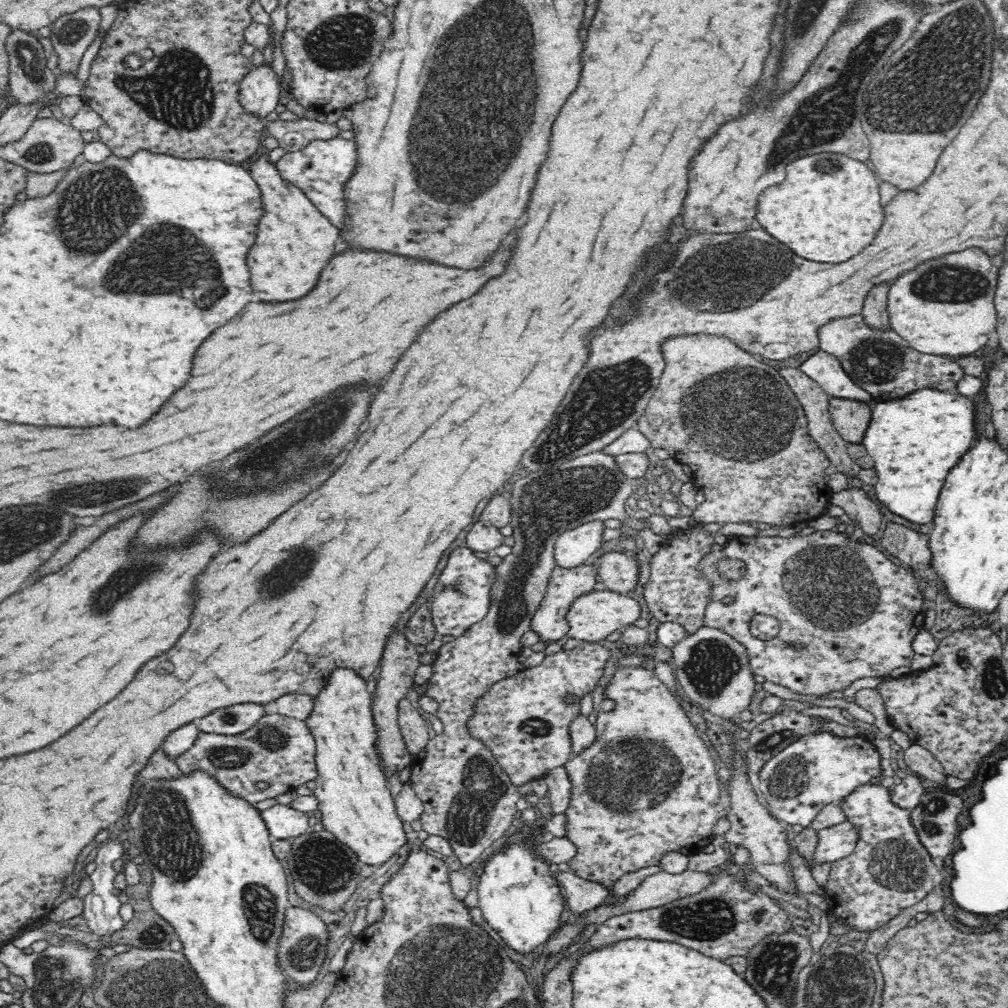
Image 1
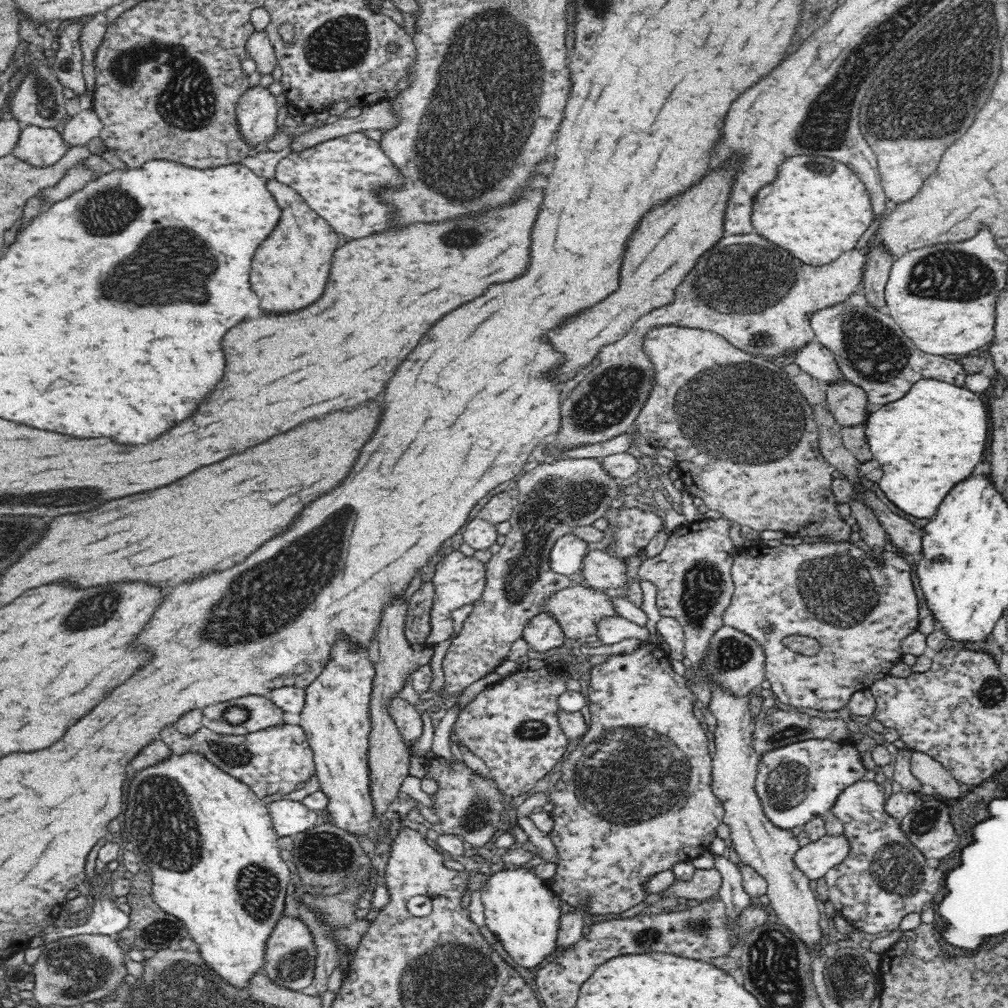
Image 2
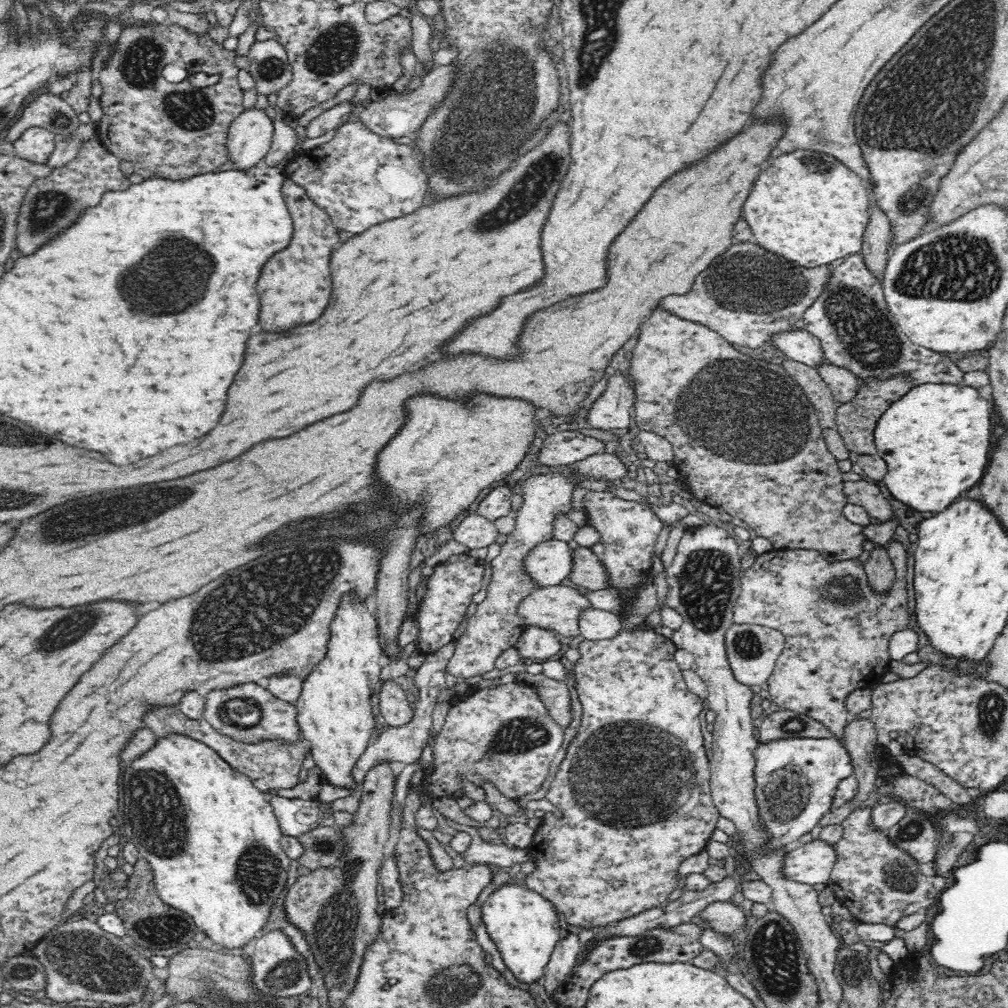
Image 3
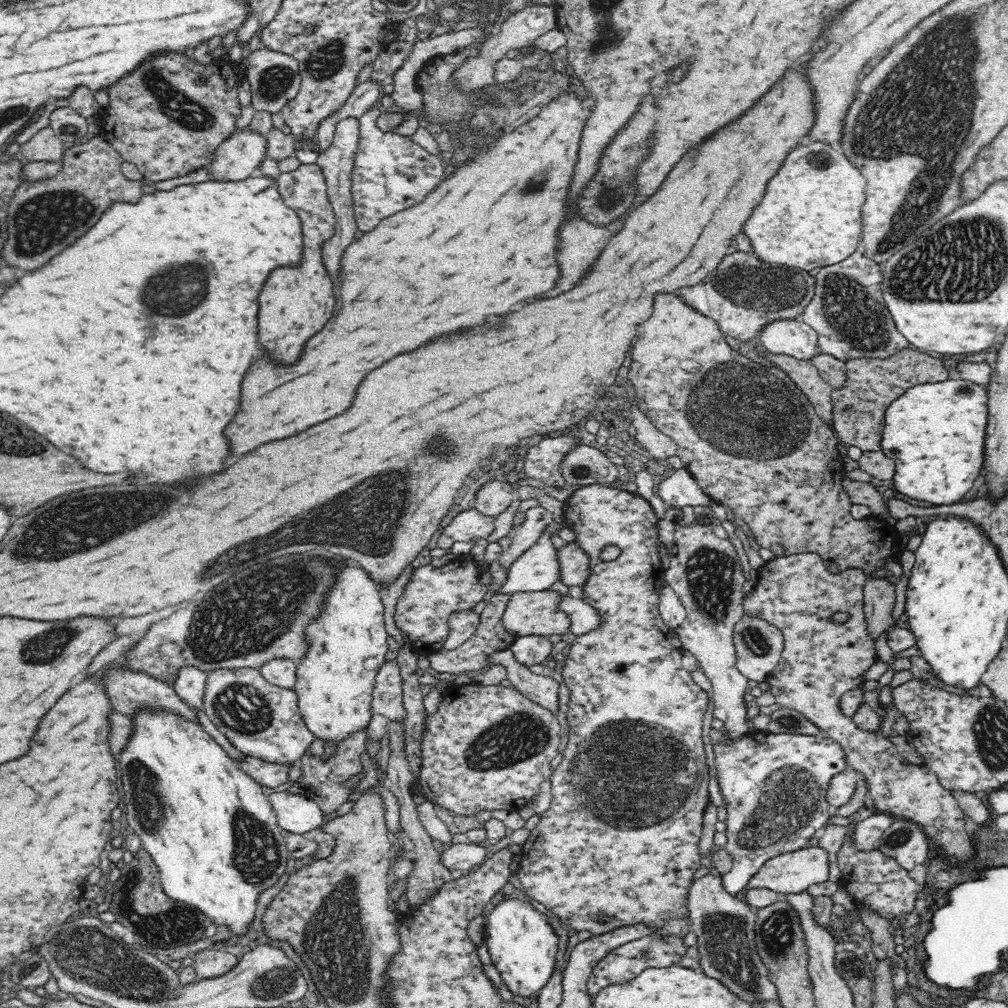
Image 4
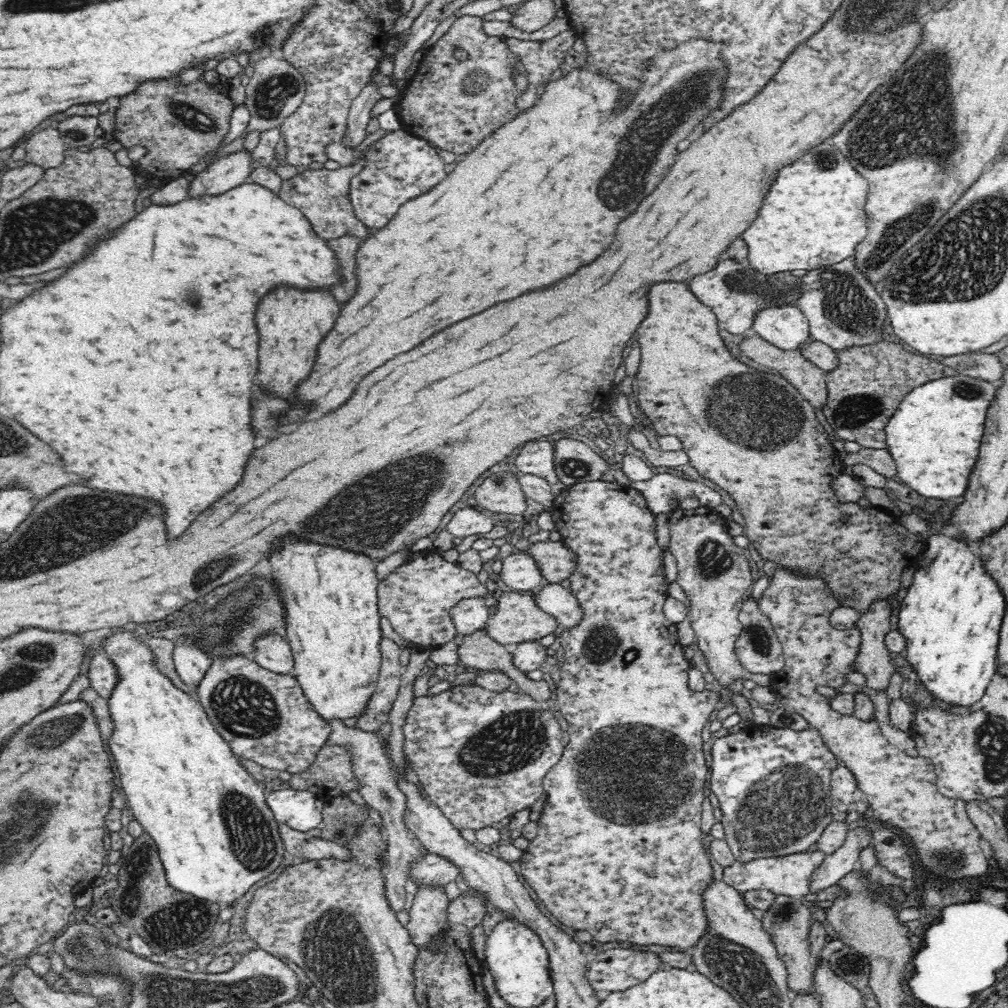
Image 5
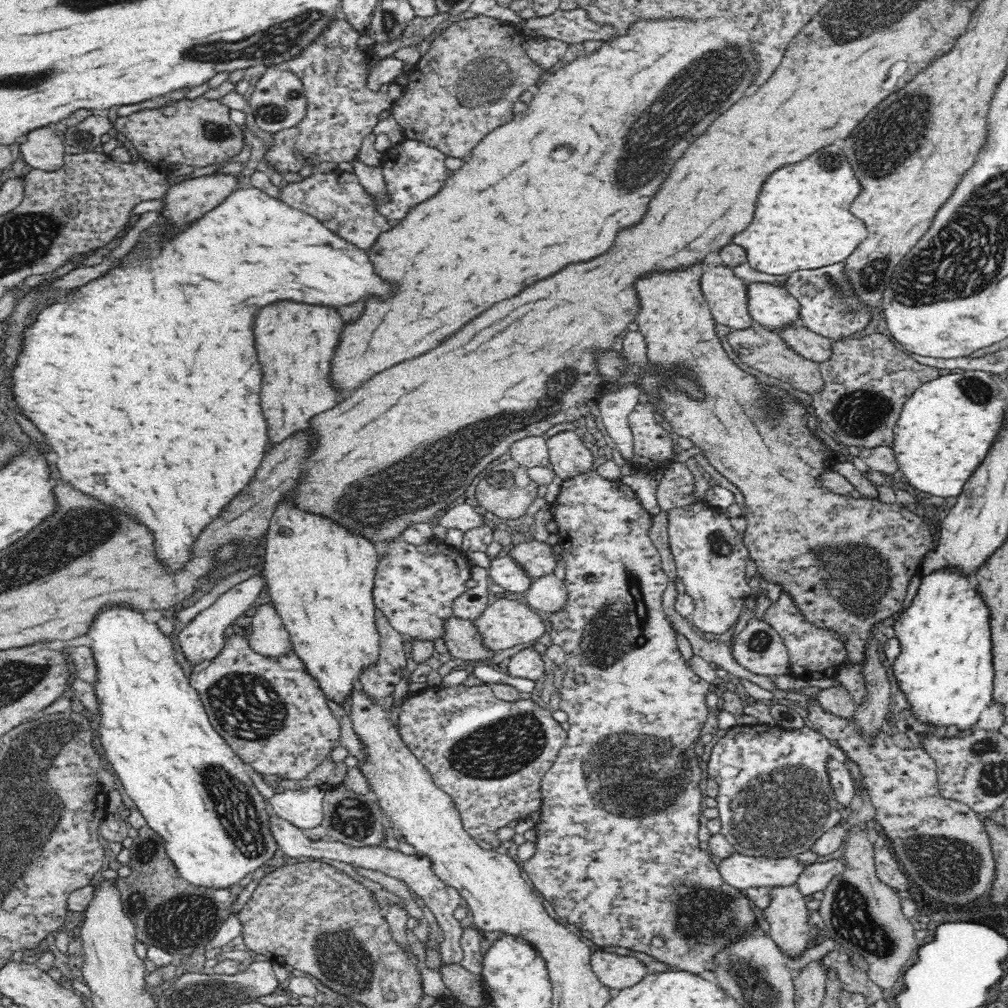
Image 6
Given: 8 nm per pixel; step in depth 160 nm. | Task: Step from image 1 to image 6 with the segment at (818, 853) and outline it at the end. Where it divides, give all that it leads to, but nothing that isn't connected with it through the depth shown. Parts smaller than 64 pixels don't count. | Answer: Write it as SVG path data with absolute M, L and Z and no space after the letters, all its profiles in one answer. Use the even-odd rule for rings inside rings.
M734 853L717 865L722 879L740 890L795 884L806 864L796 857L764 858Z

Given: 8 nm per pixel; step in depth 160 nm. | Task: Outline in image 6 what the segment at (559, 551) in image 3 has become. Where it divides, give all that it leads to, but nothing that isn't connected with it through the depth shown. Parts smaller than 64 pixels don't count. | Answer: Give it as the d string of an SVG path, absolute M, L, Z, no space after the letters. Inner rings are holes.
M509 556L494 557L488 564L488 574L494 584L504 588L509 596L520 596L530 586L531 577Z

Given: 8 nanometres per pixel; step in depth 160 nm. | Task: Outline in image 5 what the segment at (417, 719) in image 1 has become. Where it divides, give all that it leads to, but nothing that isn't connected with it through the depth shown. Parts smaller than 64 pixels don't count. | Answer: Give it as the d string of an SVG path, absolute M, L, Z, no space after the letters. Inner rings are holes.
M382 635L379 647L381 650L381 668L376 688L372 696L365 702L365 707L354 725L354 727L364 731L378 730L379 723L374 718L381 712L387 714L392 708L401 685L403 666L400 662L400 645ZM329 744L306 773L293 775L288 784L294 790L317 791L321 795L332 796L359 790L358 779L352 773L350 755L346 749Z

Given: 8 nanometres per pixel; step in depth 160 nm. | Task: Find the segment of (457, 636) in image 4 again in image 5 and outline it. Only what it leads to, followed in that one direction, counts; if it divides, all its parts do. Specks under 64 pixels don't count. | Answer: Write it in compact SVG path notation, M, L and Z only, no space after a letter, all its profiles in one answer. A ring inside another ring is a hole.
M487 595L468 597L458 601L456 606L450 609L450 616L456 625L457 634L468 634L478 629L484 629L491 612L486 603Z

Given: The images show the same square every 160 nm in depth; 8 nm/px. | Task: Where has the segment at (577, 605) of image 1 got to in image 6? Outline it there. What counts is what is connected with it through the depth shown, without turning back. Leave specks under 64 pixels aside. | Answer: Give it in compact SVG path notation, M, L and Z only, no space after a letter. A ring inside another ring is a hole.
M507 595L504 598L499 598L494 603L489 604L482 611L482 614L473 620L473 623L478 631L481 645L491 653L502 652L502 650L514 648L518 644L534 642L546 632L546 626L540 614L528 607L520 596Z

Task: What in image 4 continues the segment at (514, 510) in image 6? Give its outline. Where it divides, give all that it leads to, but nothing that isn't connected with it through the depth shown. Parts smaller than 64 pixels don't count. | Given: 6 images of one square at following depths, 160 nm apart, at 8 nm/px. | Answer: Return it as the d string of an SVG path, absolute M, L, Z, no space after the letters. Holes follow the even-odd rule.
M489 480L475 492L475 508L482 514L498 516L514 501L515 487L508 482Z

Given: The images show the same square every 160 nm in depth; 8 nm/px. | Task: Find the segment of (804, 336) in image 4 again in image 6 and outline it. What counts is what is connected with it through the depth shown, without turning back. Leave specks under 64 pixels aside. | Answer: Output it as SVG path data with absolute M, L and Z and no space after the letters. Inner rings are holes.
M746 282L747 310L752 319L770 329L800 324L800 303L785 287L770 282Z

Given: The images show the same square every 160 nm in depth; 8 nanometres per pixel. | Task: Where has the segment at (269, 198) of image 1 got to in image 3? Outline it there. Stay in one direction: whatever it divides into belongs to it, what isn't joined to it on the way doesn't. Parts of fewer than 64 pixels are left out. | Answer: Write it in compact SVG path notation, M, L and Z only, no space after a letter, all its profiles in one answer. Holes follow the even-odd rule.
M285 177L282 196L294 221L294 238L288 250L274 256L264 266L258 280L258 294L262 302L258 326L262 332L270 334L290 334L294 328L312 324L324 314L332 294L332 278L328 270L330 254L334 244L340 242L333 218L314 202L301 183Z

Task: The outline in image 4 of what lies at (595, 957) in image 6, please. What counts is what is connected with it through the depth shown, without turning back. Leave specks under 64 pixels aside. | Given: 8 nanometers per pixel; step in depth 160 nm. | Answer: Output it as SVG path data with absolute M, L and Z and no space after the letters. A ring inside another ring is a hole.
M653 934L622 944L622 946L618 946L618 948L606 954L593 968L587 982L588 992L590 996L595 997L601 990L608 989L609 986L633 981L634 978L640 976L646 969L672 966L680 962L687 949L683 946L682 938L655 937Z

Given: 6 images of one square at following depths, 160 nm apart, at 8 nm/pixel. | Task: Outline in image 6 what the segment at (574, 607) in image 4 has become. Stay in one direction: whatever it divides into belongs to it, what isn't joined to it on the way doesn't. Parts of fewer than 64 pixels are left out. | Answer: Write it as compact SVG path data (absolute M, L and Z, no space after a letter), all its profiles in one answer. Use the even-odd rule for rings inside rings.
M553 572L531 579L530 586L520 595L528 607L549 613L559 609L565 603L566 597L564 581Z

